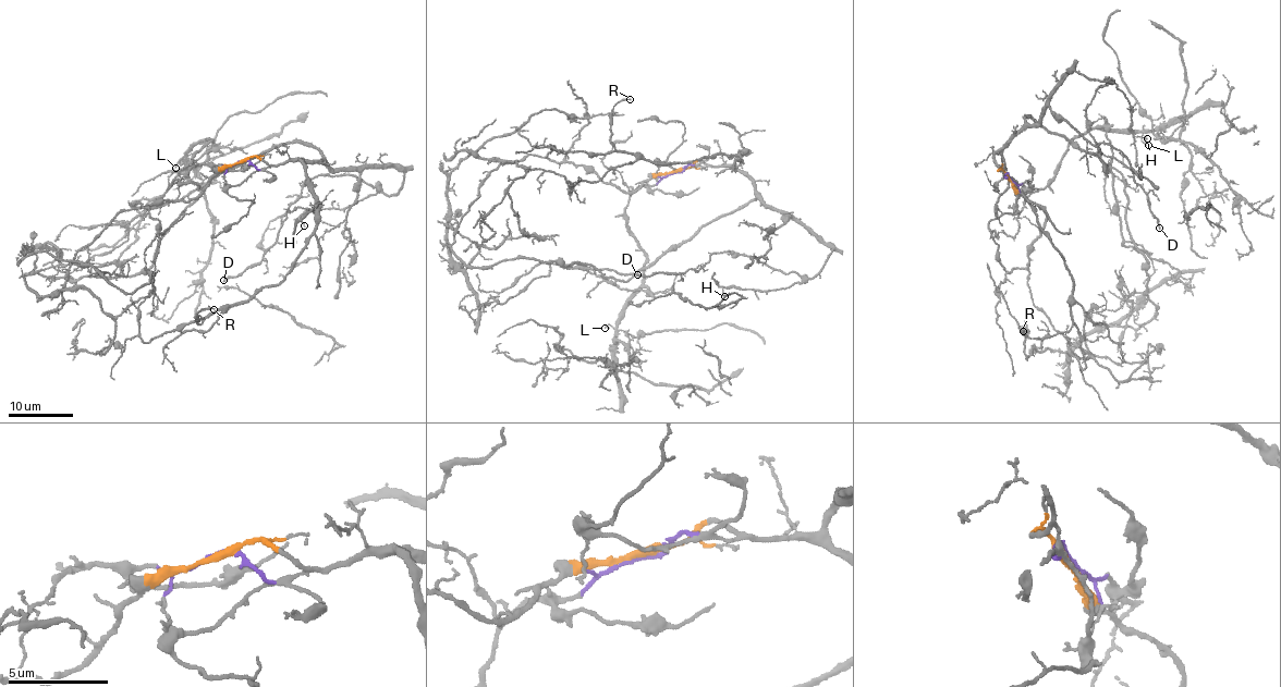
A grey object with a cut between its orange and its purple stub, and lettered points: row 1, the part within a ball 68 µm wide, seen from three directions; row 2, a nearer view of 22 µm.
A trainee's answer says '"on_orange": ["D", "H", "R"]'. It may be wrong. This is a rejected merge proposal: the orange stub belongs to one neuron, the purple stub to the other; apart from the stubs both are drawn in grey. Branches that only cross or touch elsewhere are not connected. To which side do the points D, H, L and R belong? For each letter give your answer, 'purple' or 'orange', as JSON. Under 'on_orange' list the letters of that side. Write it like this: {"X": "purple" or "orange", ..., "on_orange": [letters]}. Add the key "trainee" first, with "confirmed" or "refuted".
{"trainee": "confirmed", "D": "orange", "H": "orange", "L": "purple", "R": "orange", "on_orange": ["D", "H", "R"]}

